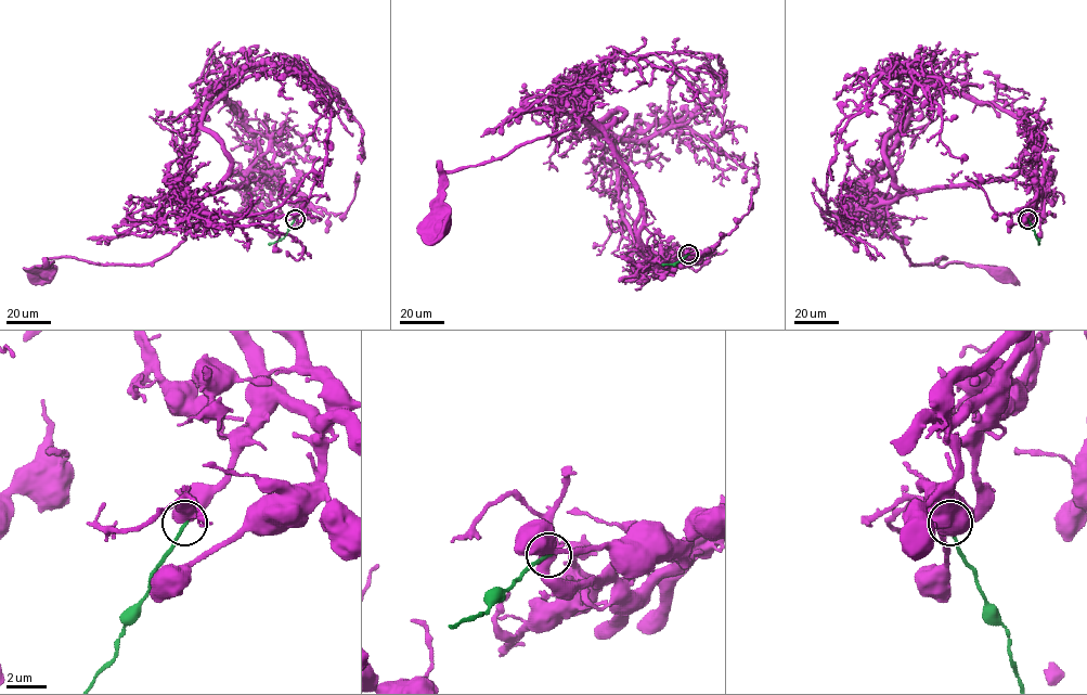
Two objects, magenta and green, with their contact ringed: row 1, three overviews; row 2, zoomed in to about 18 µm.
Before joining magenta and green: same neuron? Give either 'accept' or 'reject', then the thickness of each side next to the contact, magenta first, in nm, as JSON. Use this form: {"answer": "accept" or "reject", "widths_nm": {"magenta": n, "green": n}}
{"answer": "reject", "widths_nm": {"magenta": 550, "green": 140}}

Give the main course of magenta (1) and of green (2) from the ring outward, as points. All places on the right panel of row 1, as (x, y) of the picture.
1: (1027, 219), (1039, 192), (1029, 171), (906, 192), (888, 207), (914, 265), (944, 257), (940, 267), (1000, 274)
2: (1027, 219), (1039, 244)

